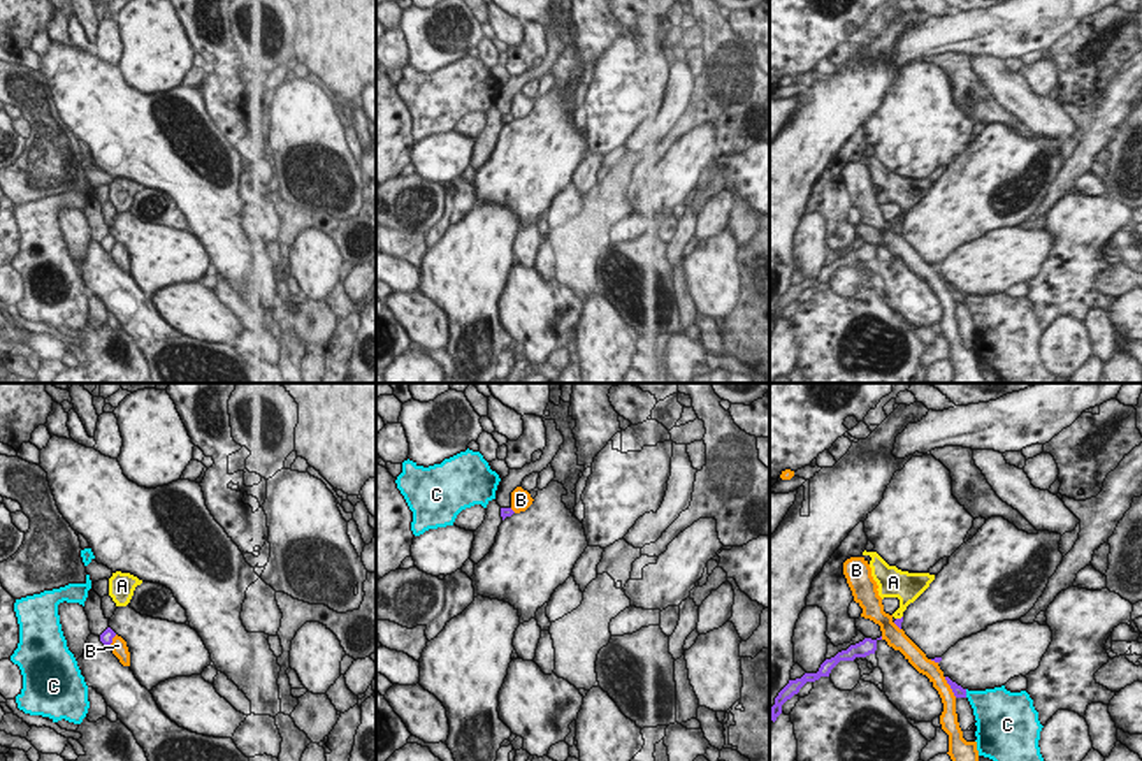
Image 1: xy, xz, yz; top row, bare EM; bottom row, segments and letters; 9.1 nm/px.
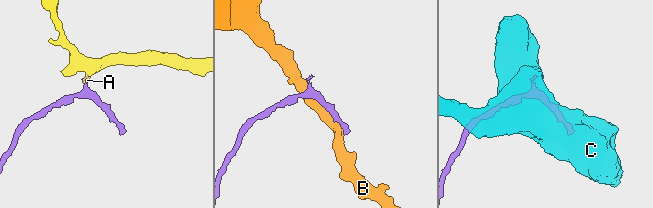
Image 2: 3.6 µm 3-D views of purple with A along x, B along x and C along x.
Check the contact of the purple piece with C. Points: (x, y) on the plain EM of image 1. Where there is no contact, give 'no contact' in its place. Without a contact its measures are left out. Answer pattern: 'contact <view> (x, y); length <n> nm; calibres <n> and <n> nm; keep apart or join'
contact yz (965, 299); length 80 nm; calibres 100 and 300 nm; keep apart

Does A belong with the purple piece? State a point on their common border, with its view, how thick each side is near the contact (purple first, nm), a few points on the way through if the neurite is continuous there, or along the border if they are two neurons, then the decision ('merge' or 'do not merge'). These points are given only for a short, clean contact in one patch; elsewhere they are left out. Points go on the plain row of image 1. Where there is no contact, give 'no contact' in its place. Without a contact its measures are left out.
contact yz (898, 225); calibres 60 and 180 nm; way yz (898, 227), (898, 225), (905, 199); merge

